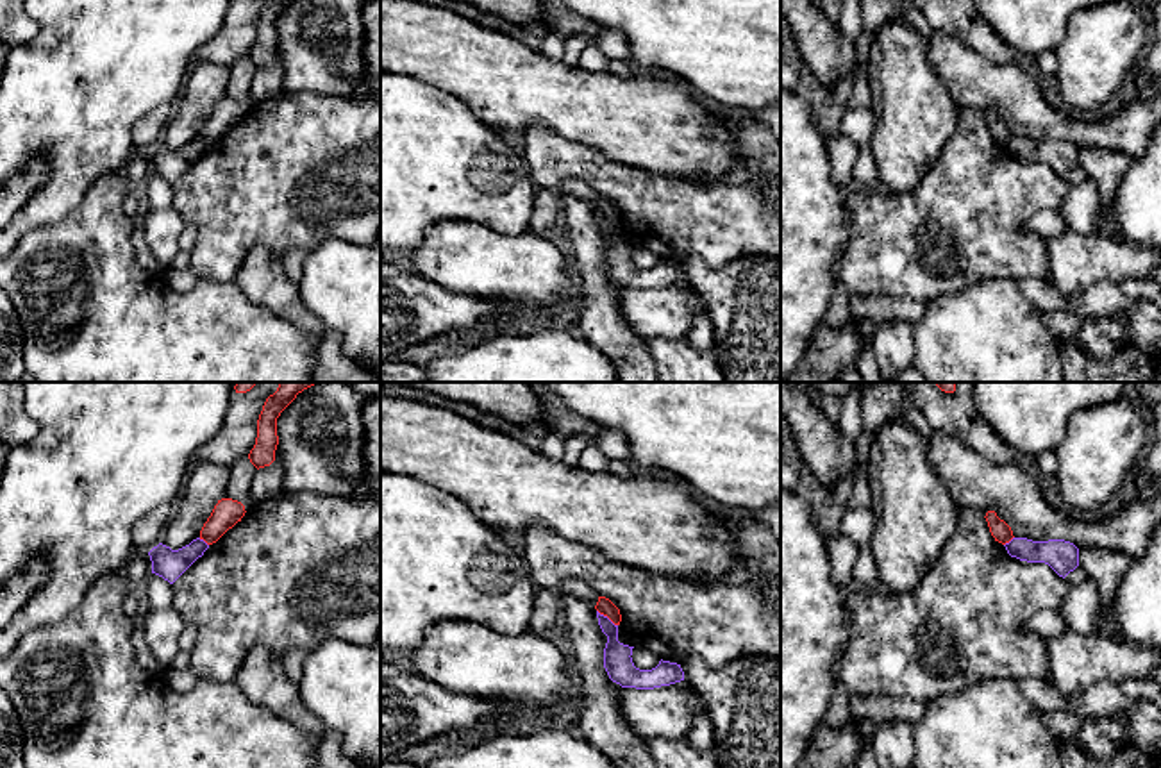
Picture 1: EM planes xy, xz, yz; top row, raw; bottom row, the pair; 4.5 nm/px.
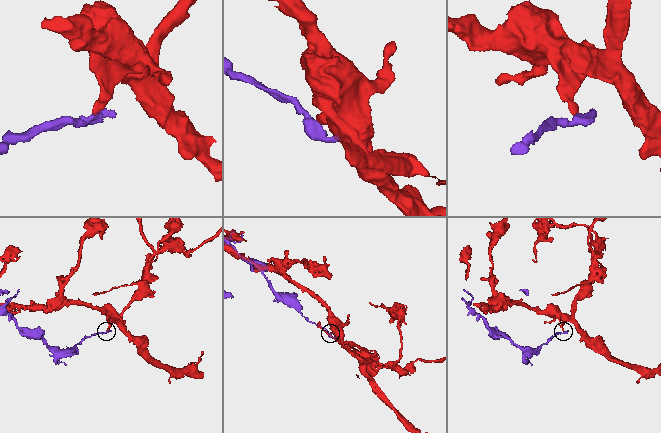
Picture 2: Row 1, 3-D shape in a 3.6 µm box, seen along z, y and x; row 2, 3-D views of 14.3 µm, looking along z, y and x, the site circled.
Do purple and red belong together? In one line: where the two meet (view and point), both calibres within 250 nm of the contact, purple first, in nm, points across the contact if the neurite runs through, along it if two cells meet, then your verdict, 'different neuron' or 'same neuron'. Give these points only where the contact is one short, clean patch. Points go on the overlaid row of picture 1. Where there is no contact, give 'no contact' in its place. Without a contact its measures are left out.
meets purple in xz at (606, 617); 130 nm thick on the purple side, 80 nm on the other; border along xz (597, 609), (617, 626); different neuron

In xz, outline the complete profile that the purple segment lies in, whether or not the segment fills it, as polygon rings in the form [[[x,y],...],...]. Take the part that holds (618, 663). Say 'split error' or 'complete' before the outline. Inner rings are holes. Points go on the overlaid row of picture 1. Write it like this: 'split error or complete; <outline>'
complete; [[[597,611],[598,625],[607,636],[604,668],[609,679],[622,688],[654,689],[684,680],[681,664],[659,661],[652,670],[639,670],[632,663],[632,648],[618,641],[618,625]]]

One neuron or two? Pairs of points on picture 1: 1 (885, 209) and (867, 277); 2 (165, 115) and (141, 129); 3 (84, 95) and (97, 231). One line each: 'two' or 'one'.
1: one
2: one
3: two

